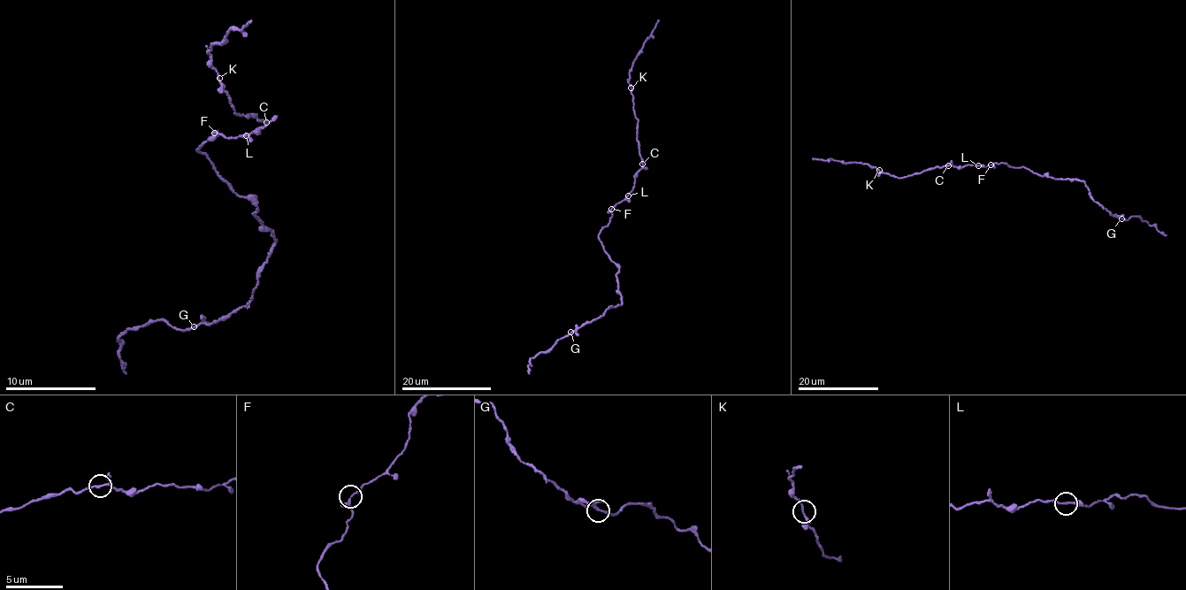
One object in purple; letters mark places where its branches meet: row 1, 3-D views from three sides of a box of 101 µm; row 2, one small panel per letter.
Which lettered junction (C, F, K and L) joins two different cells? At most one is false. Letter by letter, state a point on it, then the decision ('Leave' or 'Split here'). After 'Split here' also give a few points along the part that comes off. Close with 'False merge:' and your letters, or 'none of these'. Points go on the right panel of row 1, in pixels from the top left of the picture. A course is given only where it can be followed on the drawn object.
C: Place: (948, 165). Leave
F: Place: (990, 164). Leave
K: Place: (879, 170). Leave
L: Place: (978, 165). Leave
False merge: none of these

